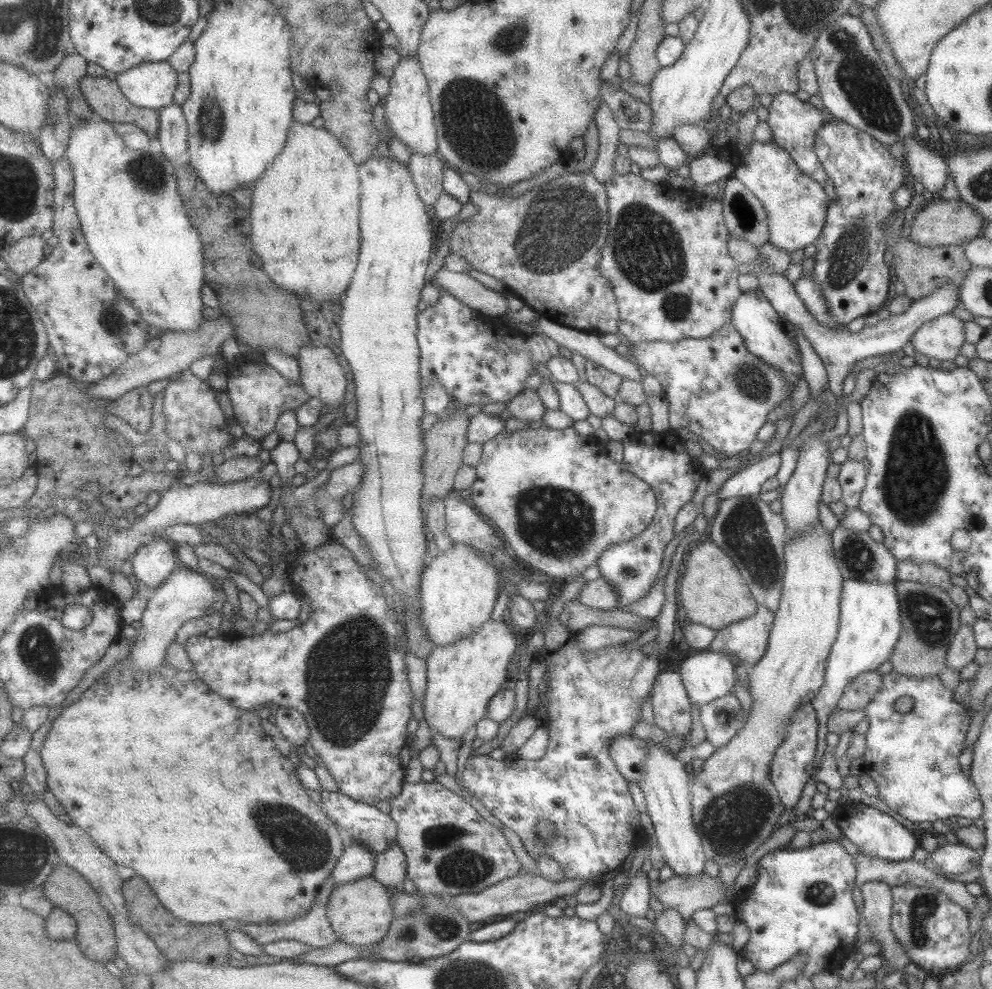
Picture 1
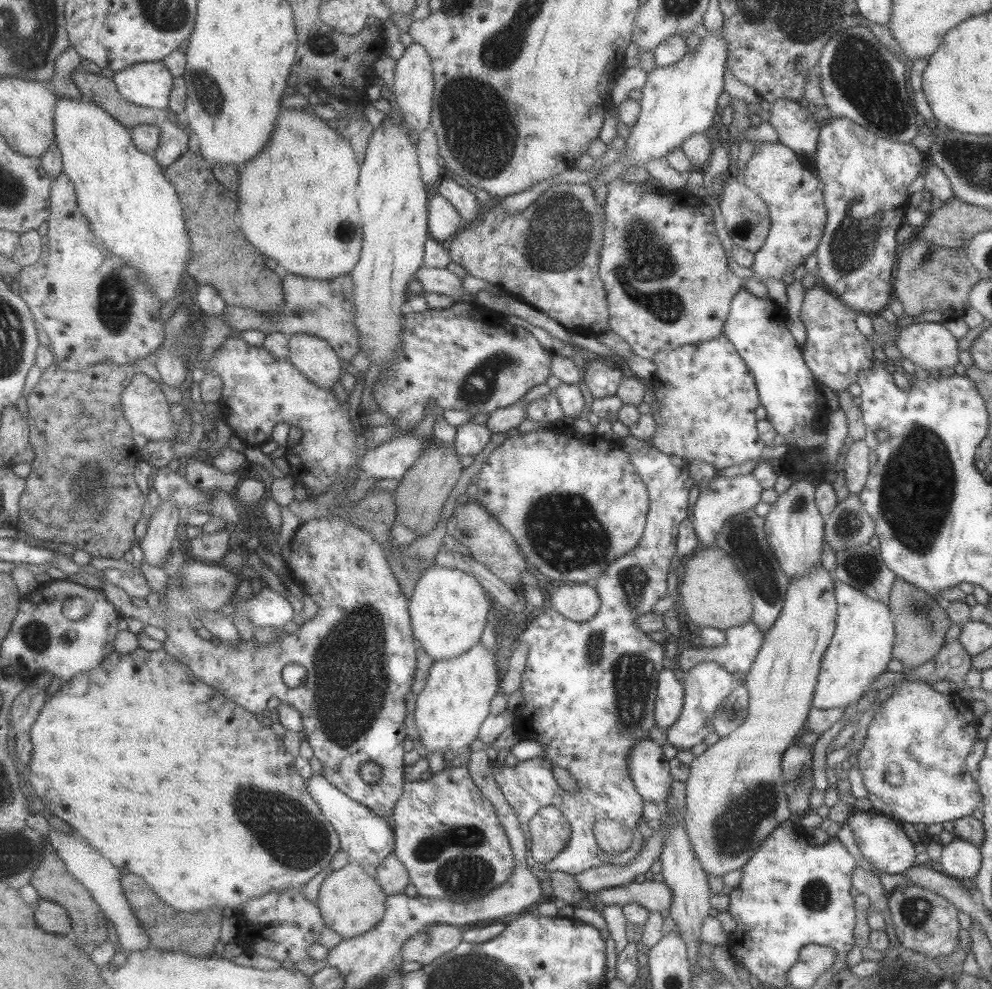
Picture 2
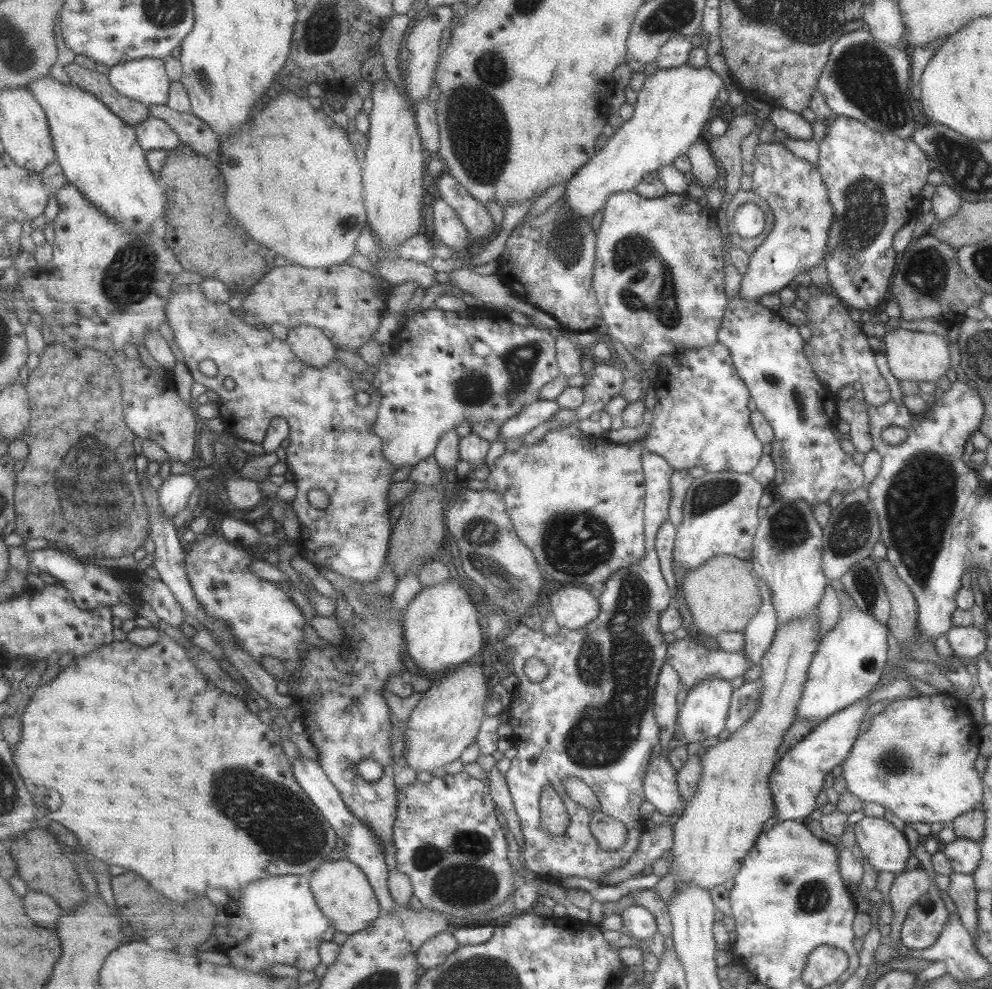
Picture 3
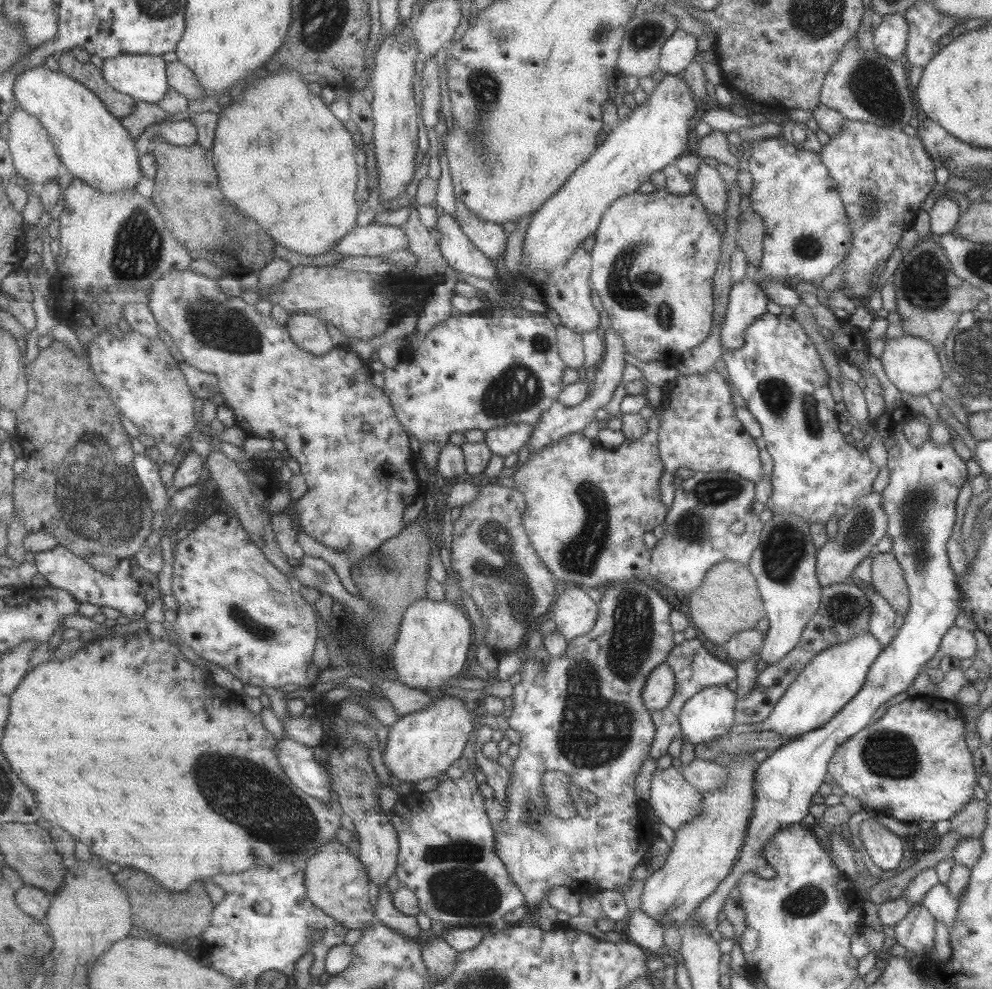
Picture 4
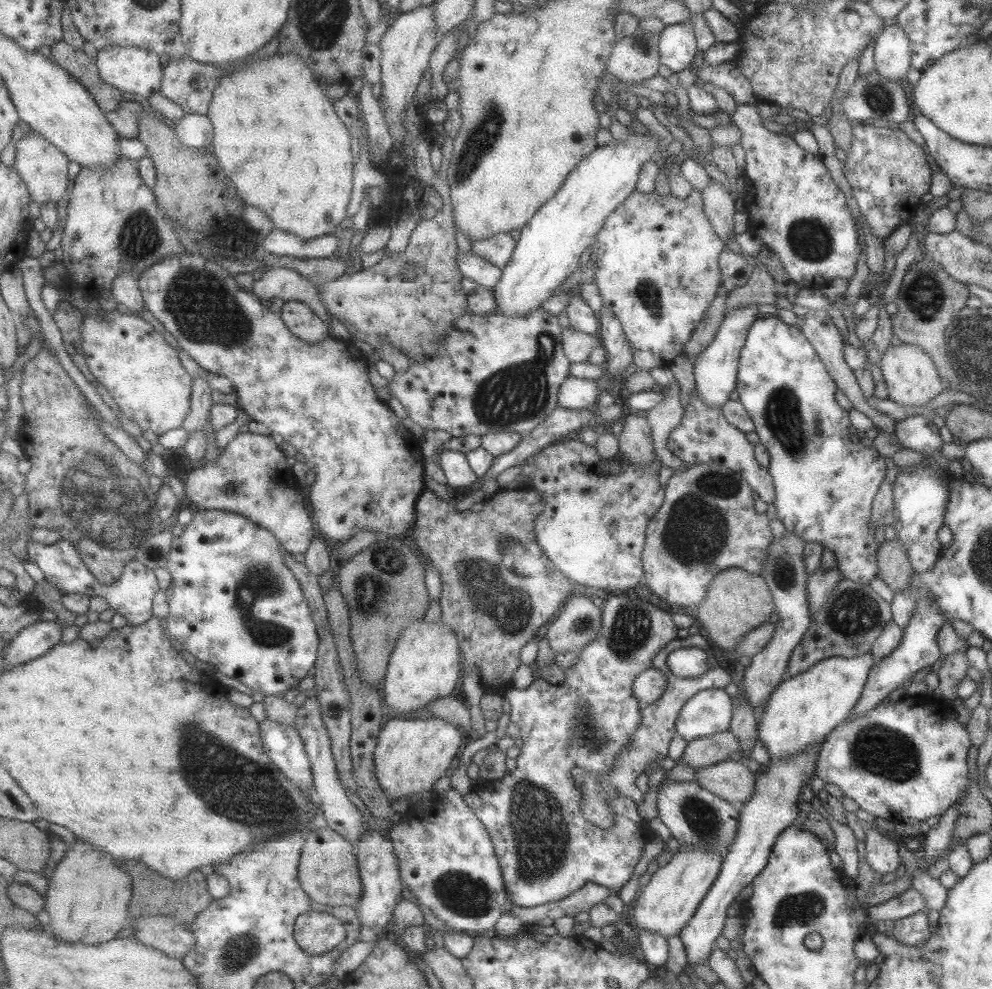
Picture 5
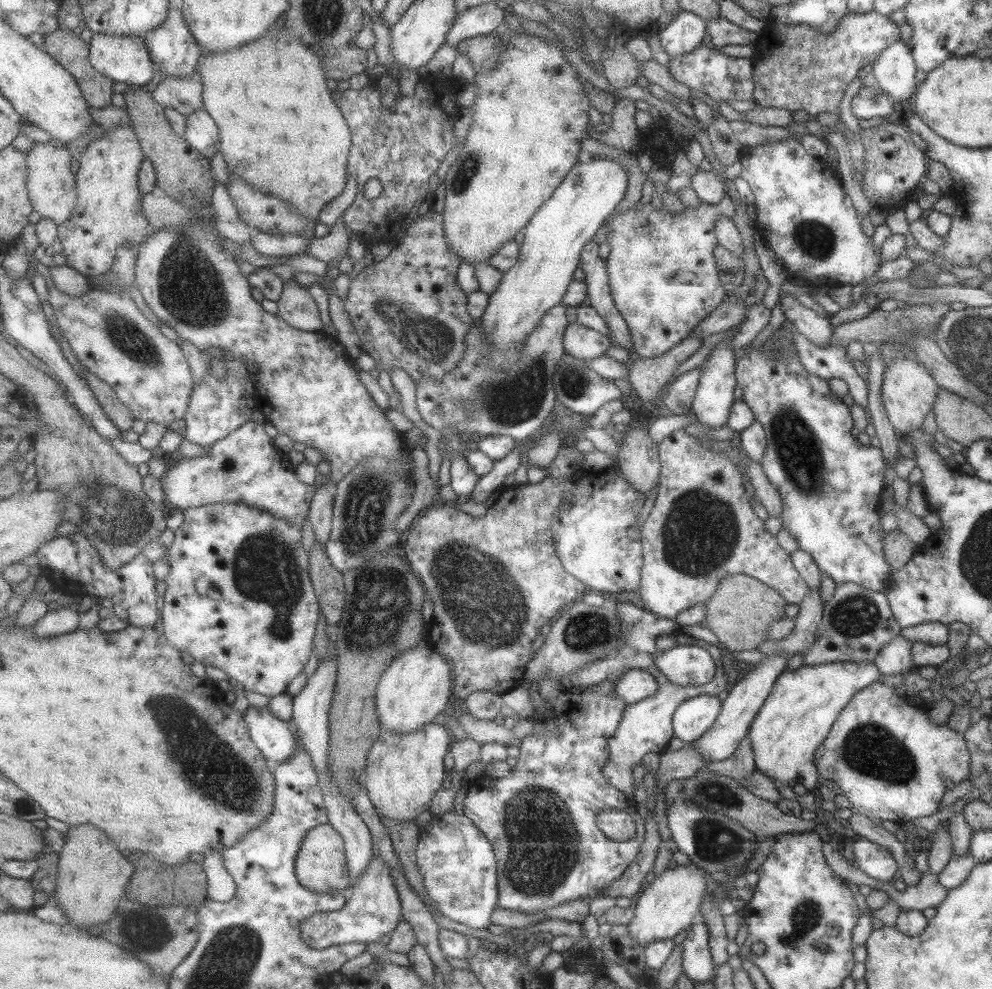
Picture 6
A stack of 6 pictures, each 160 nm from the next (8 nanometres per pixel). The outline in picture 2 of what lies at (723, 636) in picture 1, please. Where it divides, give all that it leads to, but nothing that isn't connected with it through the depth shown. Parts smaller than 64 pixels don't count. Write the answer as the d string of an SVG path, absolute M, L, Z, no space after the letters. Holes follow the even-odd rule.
M745 622L725 630L725 641L715 646L719 664L729 674L747 672L758 653L763 641L763 633L757 631L752 622Z

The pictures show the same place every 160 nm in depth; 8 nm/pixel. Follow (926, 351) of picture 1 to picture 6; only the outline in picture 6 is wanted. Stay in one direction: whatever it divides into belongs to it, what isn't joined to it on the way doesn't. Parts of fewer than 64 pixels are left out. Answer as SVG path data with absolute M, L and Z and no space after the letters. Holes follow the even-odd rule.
M898 358L897 361L886 366L880 388L881 401L887 419L898 435L911 433L921 428L925 415L932 410L938 388L929 372L911 359Z

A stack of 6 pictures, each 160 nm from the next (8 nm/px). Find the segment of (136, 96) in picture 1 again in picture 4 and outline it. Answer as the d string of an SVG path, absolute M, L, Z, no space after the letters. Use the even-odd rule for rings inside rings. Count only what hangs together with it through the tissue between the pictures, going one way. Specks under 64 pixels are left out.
M122 54L104 59L102 71L115 90L137 101L160 103L171 89L168 62L161 56Z

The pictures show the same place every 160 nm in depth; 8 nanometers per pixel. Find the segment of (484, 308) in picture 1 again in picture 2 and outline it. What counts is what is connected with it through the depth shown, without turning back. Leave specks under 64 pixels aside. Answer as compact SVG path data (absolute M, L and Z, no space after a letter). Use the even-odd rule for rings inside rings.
M421 266L412 274L412 278L421 282L423 293L435 292L450 296L454 302L465 301L467 304L475 302L475 297L469 301L467 293L461 290L461 278L442 268Z

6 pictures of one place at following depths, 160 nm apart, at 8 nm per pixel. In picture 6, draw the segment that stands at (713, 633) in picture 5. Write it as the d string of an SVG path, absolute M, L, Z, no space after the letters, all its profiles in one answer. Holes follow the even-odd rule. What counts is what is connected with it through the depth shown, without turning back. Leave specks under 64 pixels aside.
M737 573L719 581L713 594L704 602L707 628L729 651L753 650L767 639L769 626L784 617L786 602L779 593L755 578Z

